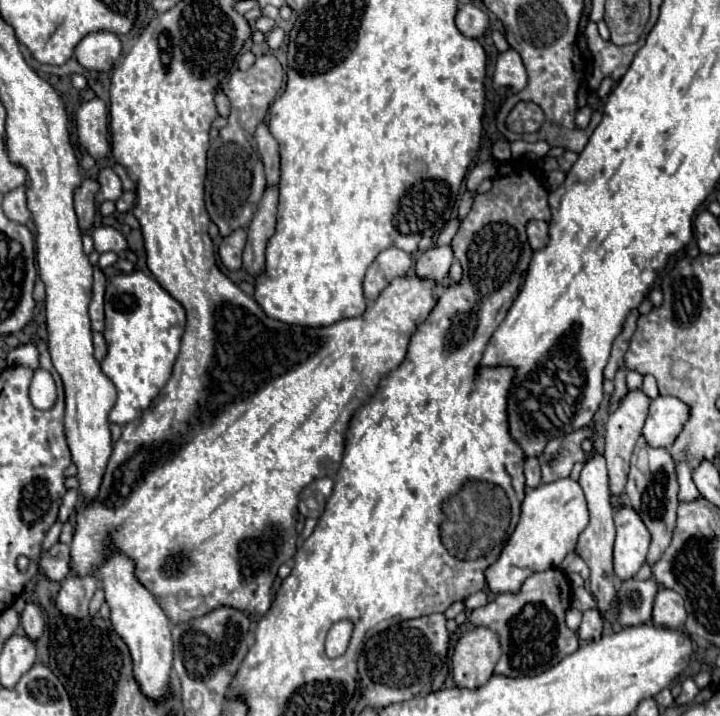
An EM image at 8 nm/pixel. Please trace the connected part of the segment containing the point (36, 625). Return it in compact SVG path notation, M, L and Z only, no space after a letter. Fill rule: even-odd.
M26 603L26 609L20 615L20 625L24 627L24 633L32 643L36 643L42 637L44 617L42 617L42 611L36 603Z

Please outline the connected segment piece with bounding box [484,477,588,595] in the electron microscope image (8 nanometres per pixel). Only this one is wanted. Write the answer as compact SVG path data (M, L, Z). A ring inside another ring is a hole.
M566 477L552 483L542 483L536 489L528 491L522 507L520 507L520 521L514 533L508 537L506 545L502 547L500 557L484 571L486 583L490 593L518 593L522 583L538 571L556 569L560 567L562 559L574 551L576 541L586 527L588 509L586 499L580 485Z

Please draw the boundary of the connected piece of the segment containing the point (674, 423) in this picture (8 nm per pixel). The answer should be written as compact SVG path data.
M656 397L650 405L642 437L650 447L670 447L686 423L688 405L676 397Z

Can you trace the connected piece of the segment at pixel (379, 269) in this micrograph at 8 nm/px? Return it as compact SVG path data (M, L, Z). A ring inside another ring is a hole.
M390 247L390 249L382 251L366 273L364 297L368 301L374 301L384 291L384 287L388 287L388 283L394 277L408 275L410 267L412 267L412 257L408 253L404 253L402 249Z

